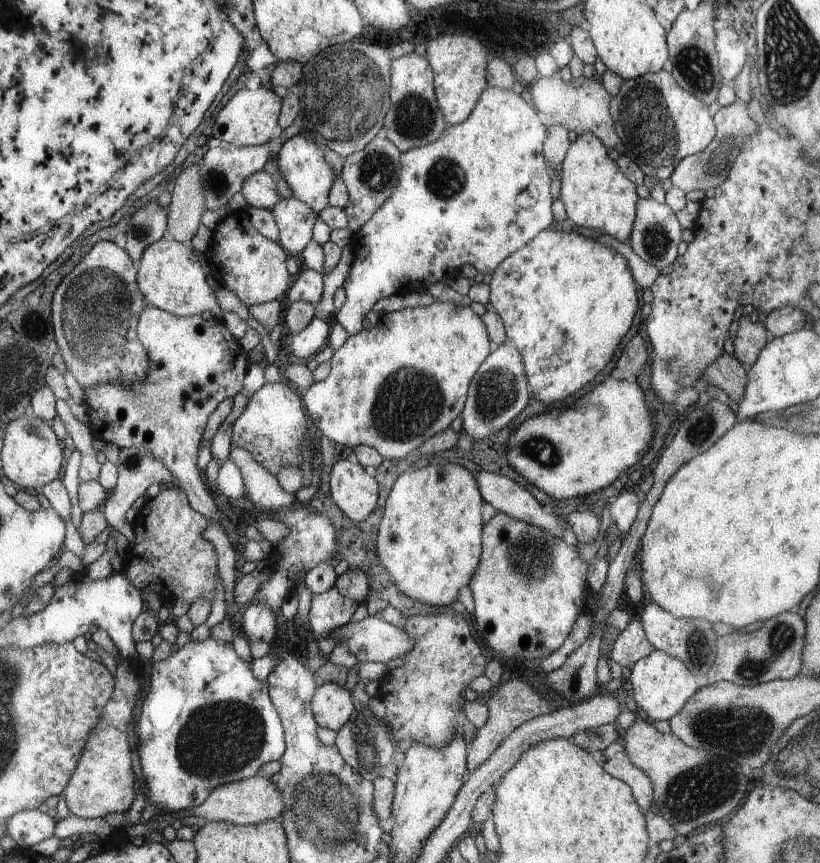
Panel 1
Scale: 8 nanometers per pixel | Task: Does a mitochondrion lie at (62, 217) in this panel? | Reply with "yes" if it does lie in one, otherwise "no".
no

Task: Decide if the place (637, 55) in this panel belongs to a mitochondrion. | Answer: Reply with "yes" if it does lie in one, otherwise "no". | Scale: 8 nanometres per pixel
no

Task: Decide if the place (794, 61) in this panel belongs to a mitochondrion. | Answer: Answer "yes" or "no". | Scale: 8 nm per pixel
yes

